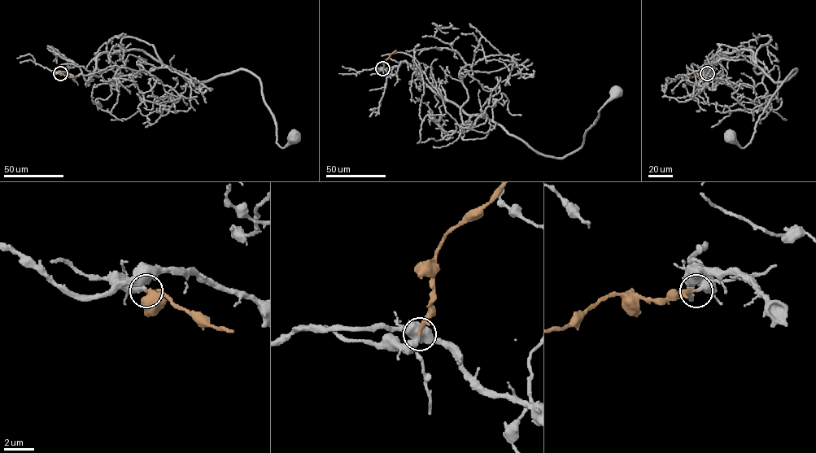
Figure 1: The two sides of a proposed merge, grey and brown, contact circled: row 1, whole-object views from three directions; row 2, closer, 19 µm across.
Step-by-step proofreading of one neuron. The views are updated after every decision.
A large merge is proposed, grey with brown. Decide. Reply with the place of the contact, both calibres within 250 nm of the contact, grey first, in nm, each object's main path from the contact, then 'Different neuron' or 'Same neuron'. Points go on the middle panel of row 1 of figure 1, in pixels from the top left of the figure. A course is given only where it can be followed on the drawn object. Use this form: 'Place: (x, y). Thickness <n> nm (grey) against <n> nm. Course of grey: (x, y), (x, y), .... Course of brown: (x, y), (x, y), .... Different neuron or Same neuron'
Place: (382, 68). Thickness 280 nm (grey) against 260 nm. Course of grey: (382, 68), (394, 74), (406, 62), (467, 114), (555, 157), (582, 145), (617, 92). Course of brown: (382, 68), (384, 62), (396, 50). Same neuron

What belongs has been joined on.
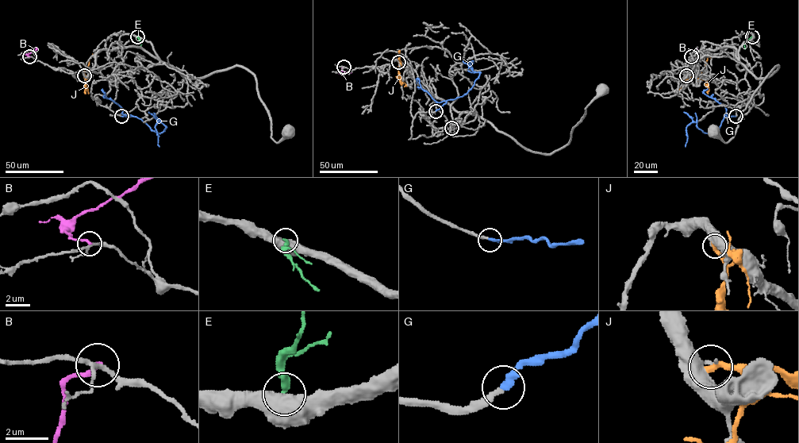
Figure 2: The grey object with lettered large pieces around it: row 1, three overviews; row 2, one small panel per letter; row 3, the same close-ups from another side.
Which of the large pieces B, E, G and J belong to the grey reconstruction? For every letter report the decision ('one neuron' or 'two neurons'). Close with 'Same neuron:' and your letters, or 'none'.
B: two neurons
E: two neurons
G: one neuron
J: two neurons
Same neuron: G

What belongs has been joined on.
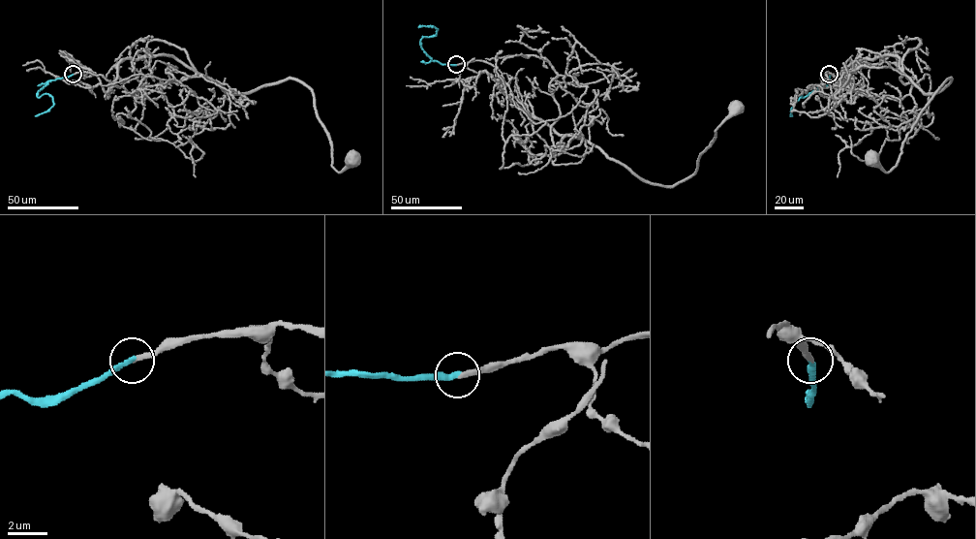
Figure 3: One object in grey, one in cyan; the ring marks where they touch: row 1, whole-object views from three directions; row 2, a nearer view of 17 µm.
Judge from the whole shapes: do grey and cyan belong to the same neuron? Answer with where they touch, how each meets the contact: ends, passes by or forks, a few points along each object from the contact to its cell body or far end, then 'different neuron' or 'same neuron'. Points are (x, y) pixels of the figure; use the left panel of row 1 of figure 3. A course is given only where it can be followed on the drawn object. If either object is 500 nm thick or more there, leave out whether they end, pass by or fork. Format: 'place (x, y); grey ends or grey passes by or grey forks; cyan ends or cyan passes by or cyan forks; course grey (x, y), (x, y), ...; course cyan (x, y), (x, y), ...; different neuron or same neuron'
place (73, 74); grey ends; cyan ends; course grey (73, 74), (120, 87), (124, 59), (171, 55), (229, 93), (295, 79), (311, 90), (332, 167), (352, 153); course cyan (73, 74), (49, 80), (37, 92), (38, 97), (49, 94), (53, 105), (35, 116); same neuron

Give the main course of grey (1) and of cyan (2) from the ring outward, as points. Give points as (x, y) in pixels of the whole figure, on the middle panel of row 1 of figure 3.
1: (456, 65), (491, 64), (506, 83), (501, 90), (522, 110), (663, 185), (695, 172), (716, 129), (736, 108)
2: (456, 65), (432, 60), (422, 48), (420, 41), (424, 37), (434, 36), (437, 28), (418, 27)

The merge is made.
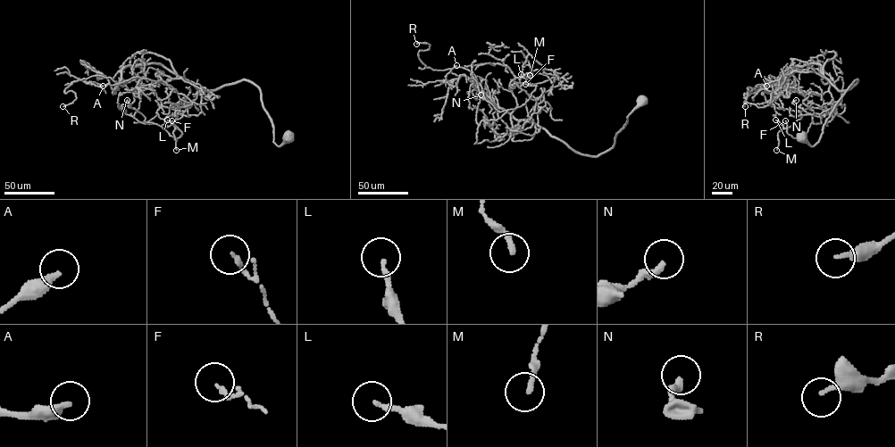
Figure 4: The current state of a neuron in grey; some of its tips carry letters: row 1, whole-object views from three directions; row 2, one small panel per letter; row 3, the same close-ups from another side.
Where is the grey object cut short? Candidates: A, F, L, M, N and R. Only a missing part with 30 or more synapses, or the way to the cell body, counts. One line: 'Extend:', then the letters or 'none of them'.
Extend: none of them

